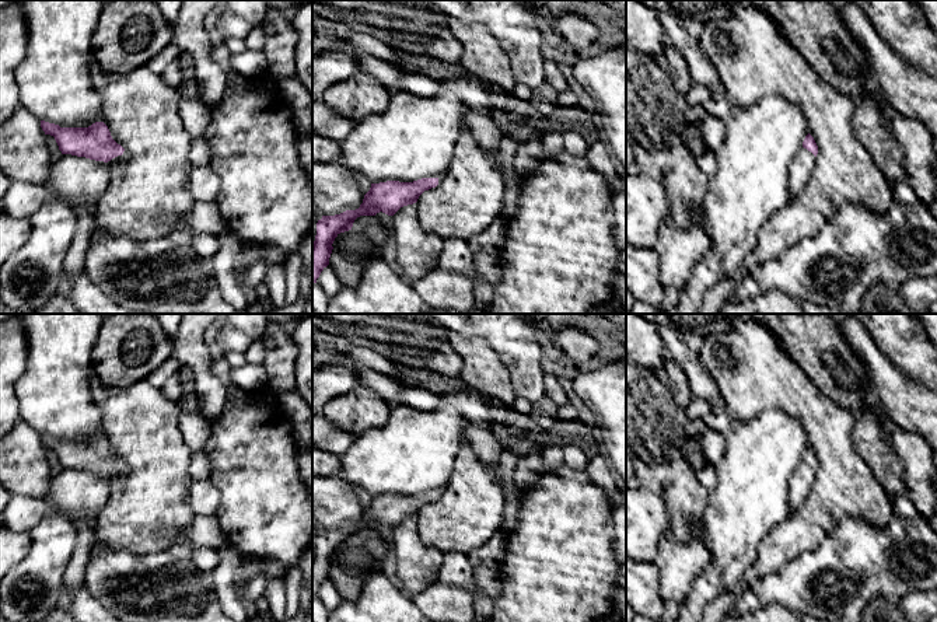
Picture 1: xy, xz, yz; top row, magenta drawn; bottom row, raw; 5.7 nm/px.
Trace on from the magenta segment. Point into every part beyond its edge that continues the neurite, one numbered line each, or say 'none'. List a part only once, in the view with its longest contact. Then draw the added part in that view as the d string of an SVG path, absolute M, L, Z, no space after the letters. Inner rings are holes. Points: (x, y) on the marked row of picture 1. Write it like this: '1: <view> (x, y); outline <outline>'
1: yz (801, 167); outline M801 147L789 165L789 195L794 198L810 182L815 168L815 156Z

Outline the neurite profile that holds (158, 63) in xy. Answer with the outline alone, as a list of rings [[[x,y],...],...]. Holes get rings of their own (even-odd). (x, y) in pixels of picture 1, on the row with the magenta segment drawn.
[[[169,43],[147,63],[147,67],[155,74],[162,74],[167,66],[176,60],[181,55],[181,49],[178,49],[174,43]]]

